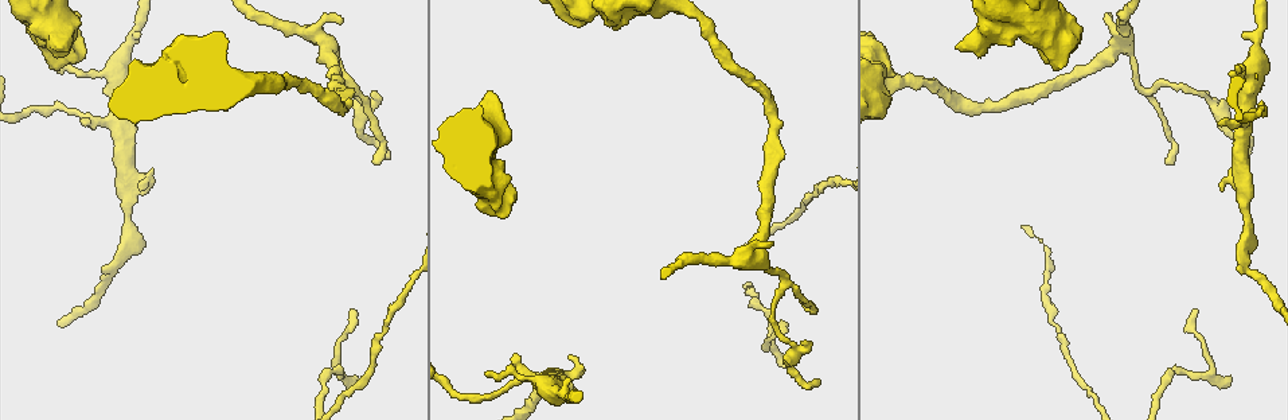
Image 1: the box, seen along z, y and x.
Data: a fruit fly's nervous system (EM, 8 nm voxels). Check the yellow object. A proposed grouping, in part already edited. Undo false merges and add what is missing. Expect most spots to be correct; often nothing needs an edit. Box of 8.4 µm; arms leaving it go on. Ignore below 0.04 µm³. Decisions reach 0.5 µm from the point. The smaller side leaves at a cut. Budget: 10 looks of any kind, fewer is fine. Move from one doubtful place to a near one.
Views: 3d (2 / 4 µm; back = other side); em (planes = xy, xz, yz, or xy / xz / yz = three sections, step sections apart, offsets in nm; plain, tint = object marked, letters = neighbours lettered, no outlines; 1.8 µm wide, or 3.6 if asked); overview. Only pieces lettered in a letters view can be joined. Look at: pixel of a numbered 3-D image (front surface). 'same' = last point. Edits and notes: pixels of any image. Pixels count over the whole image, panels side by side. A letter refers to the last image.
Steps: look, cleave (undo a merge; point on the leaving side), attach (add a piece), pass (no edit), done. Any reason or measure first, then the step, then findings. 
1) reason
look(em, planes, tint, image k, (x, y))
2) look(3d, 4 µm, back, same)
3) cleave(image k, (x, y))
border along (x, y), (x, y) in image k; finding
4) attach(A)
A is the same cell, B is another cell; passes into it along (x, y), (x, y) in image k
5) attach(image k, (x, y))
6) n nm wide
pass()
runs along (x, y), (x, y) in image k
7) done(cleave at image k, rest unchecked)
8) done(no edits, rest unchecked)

thick end
look(em, planes, letters, image 1, (506, 214))

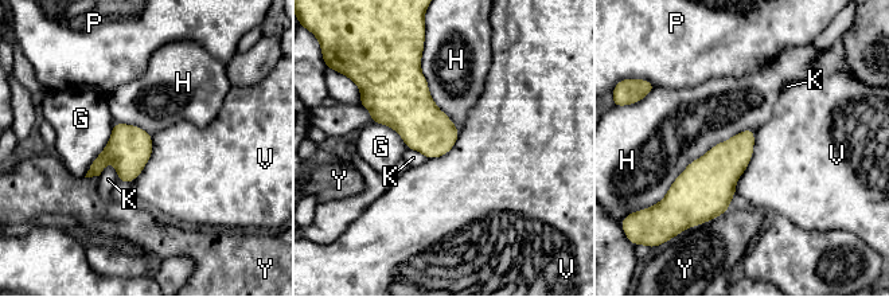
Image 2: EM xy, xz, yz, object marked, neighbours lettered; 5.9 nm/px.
H touches over 650 nm
pass()
G, H, K, P, V and Y are other cells; border along (755, 131), (753, 153), (735, 194) in image 2; none of them fits

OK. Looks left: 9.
branch stops here
look(em, 3.6 µm, planes, letters, image 1, (492, 94))

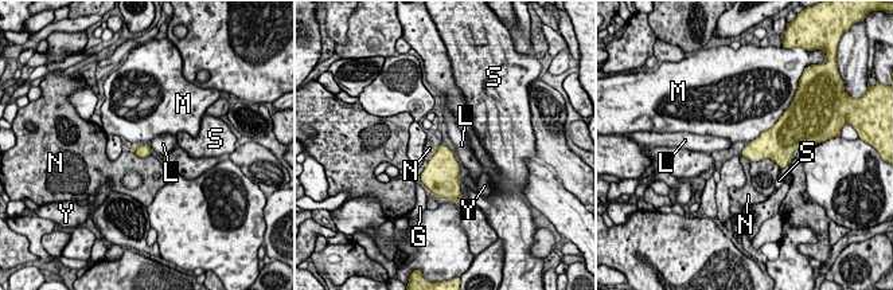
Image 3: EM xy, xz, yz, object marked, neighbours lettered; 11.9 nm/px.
pass()
G, L, M, N, S and Y are other cells; border along (131, 149), (140, 157), (151, 155) in image 3; none of them fits

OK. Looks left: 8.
sharp bend
look(em, planes, letters, image 1, (1202, 96))

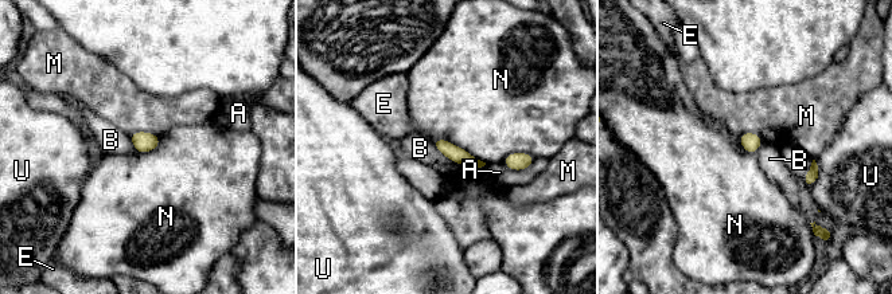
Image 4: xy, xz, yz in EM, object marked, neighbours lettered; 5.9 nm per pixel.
90 nm wide; N touches over 360 nm
pass()
A, B, E, M, N and U are other cells; one cell here

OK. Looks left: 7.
three arms meet
look(em, planes, tint, image 1, (759, 255))

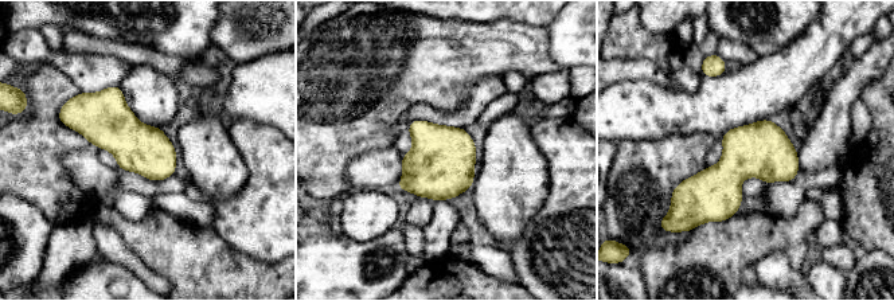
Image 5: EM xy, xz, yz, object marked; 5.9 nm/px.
see the neighbours
look(em, planes, letters, same)

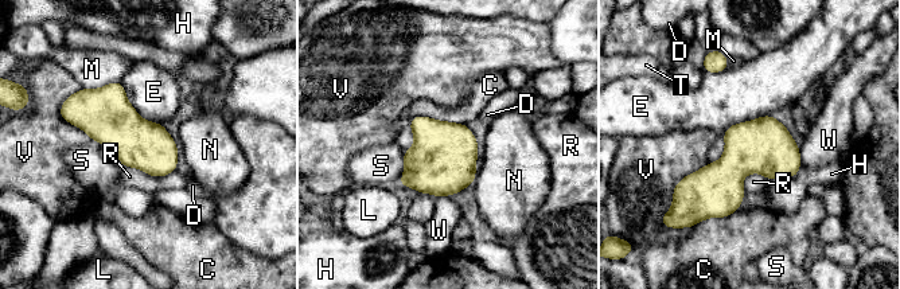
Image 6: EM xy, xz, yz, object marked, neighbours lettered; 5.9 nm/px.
pass()
C, D, E, H, L, M, N, R, S, T, V and W are other cells; border along (123, 166), (154, 176), (175, 171) in image 6; all the same cell

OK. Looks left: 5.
done(no edits, rest unchecked)

